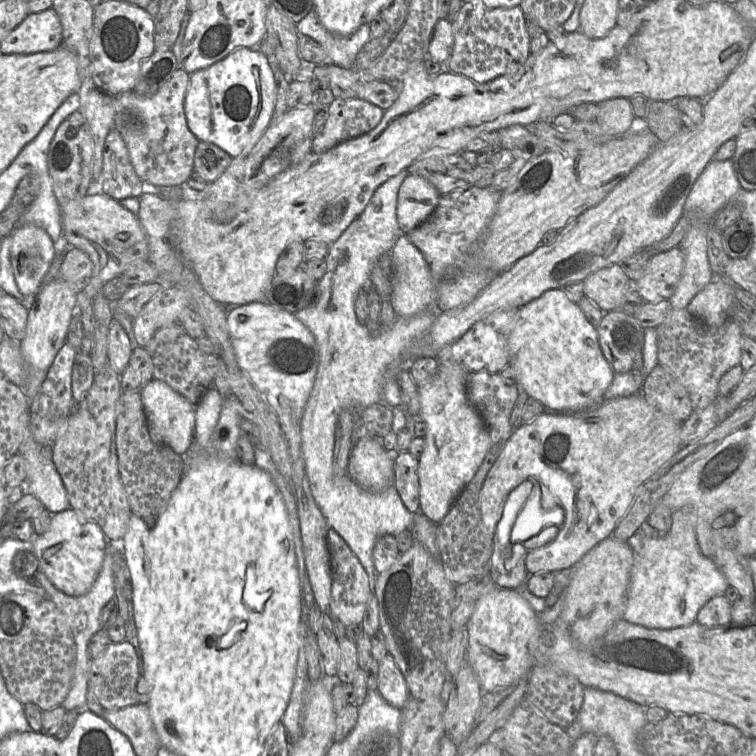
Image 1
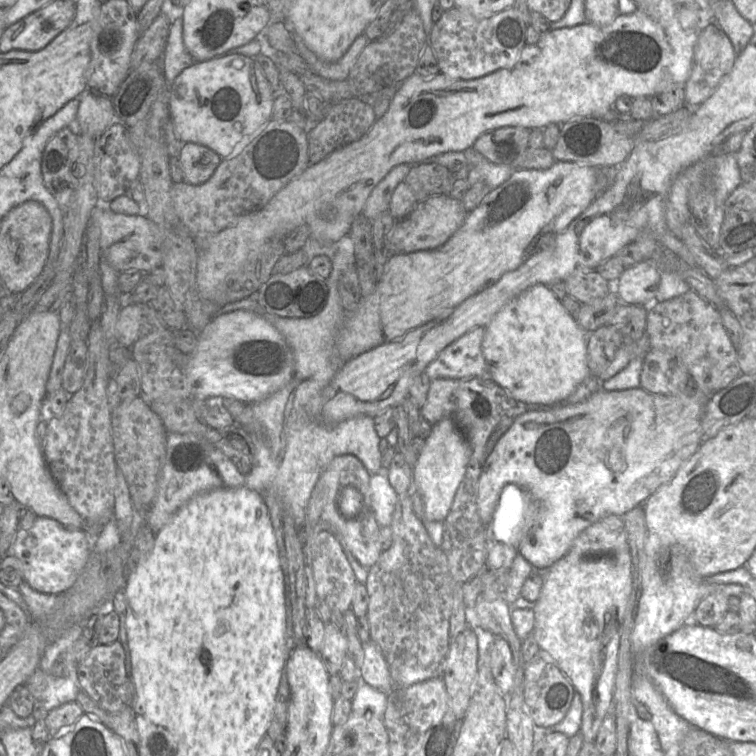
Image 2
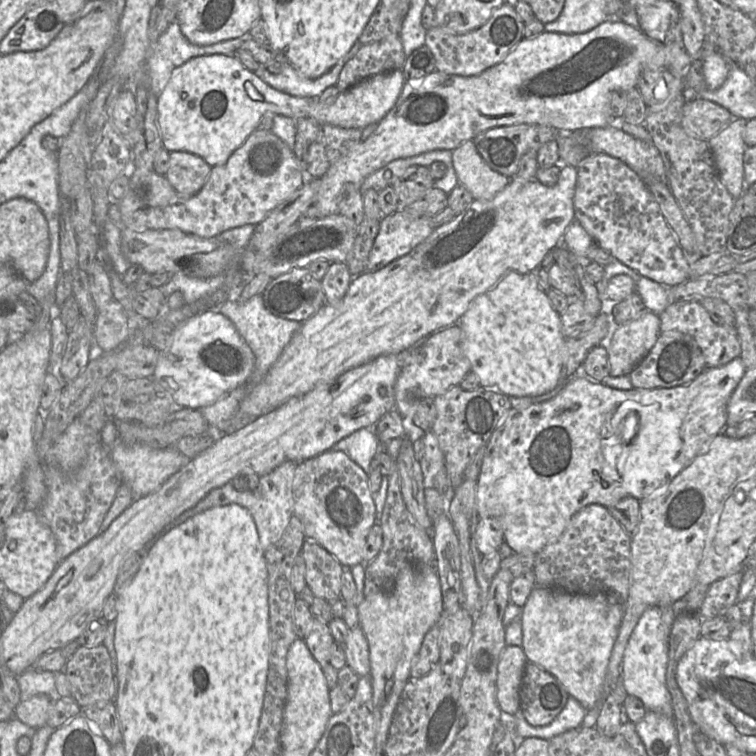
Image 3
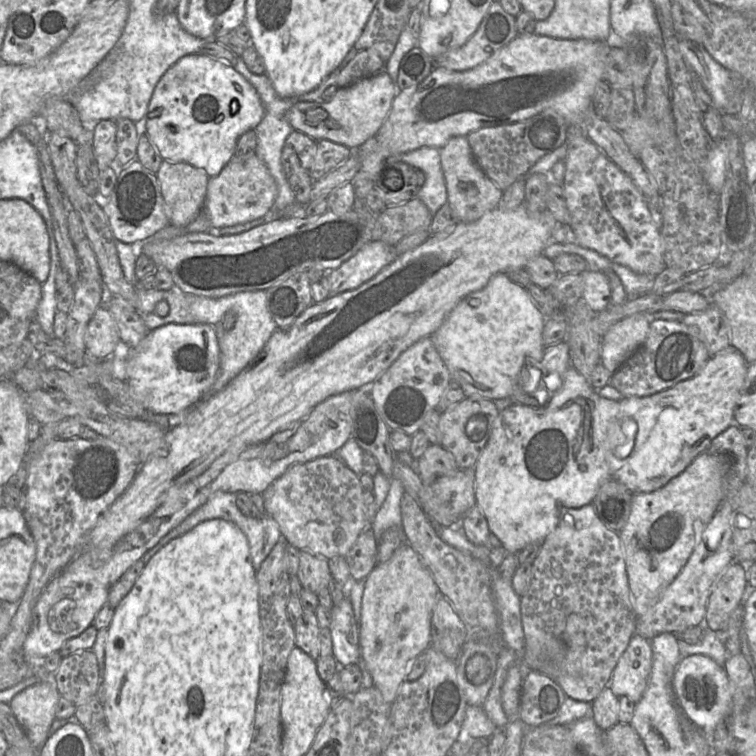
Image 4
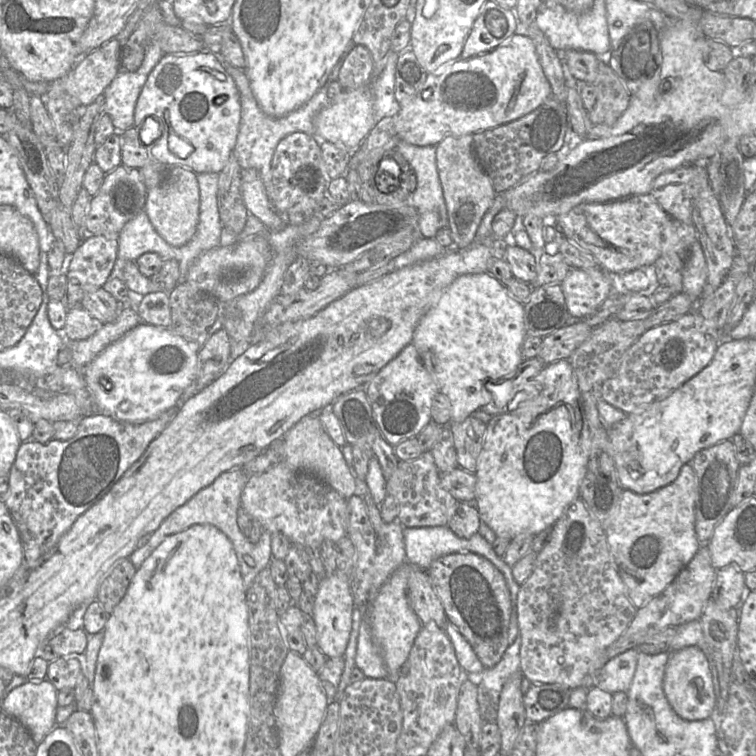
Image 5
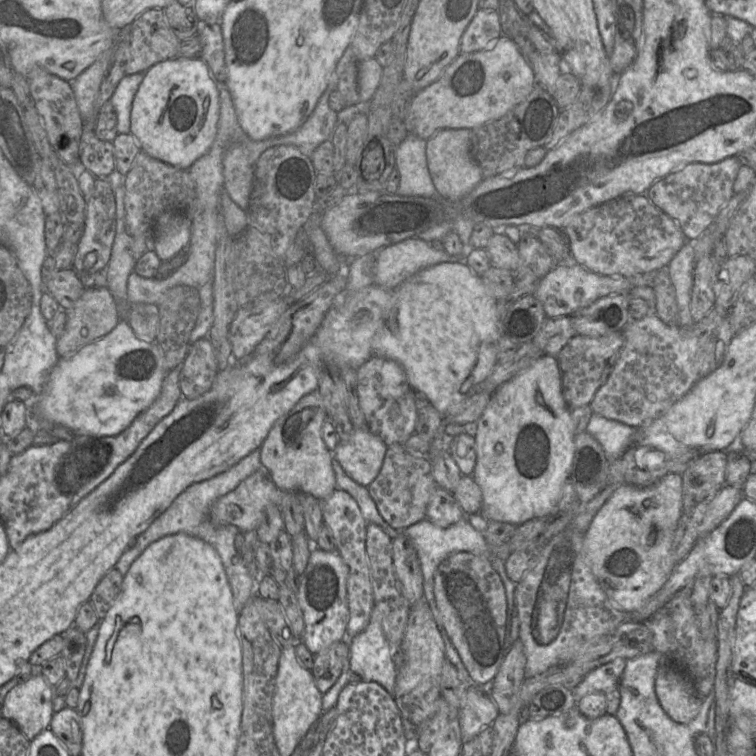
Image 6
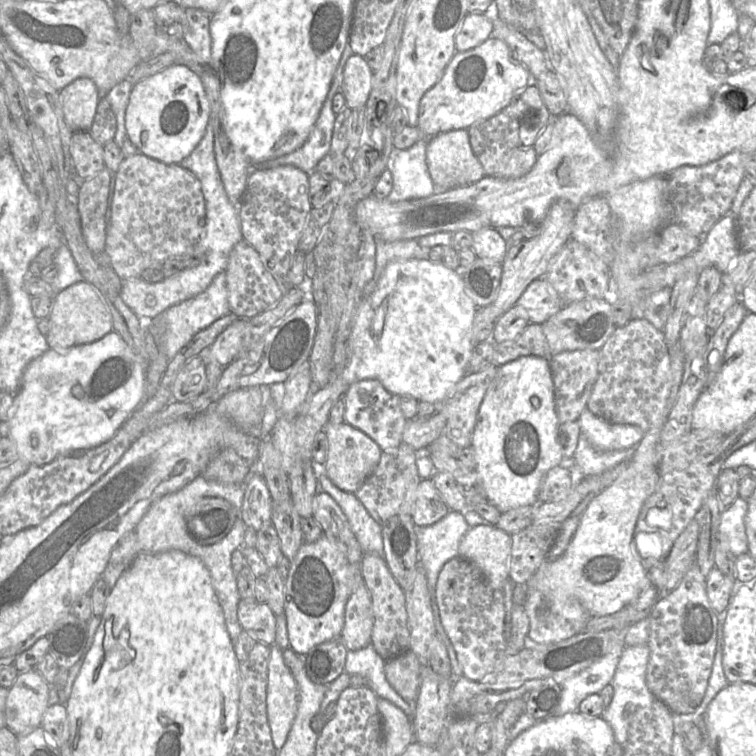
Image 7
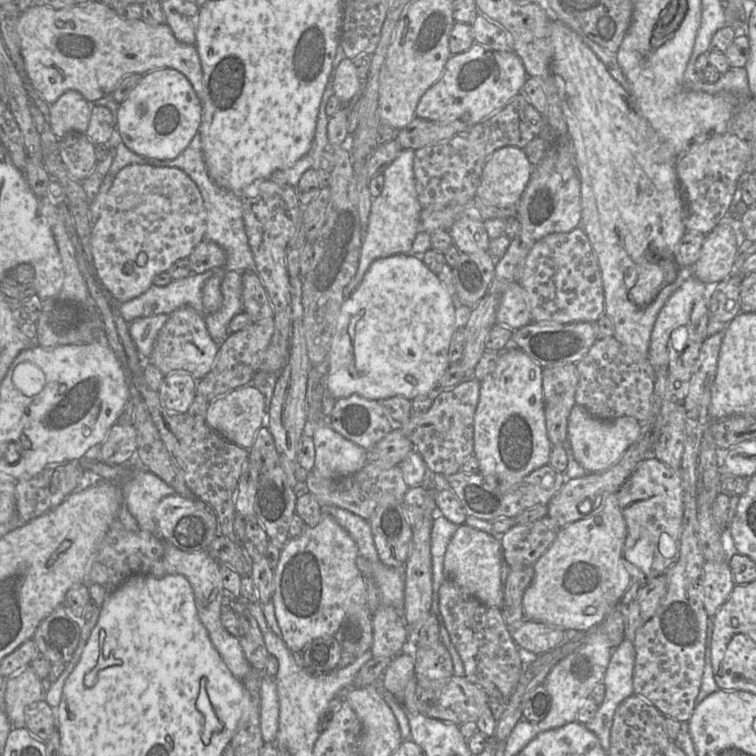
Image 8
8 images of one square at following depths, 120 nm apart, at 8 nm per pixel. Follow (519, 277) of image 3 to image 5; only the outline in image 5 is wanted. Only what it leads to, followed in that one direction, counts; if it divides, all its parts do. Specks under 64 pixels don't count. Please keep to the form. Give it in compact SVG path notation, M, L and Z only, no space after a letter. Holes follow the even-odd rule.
M480 272L460 275L446 288L437 304L418 323L411 343L439 392L449 398L452 405L450 421L461 422L491 401L488 383L509 376L523 361L521 347L525 336L523 303L512 297L501 281L487 272Z

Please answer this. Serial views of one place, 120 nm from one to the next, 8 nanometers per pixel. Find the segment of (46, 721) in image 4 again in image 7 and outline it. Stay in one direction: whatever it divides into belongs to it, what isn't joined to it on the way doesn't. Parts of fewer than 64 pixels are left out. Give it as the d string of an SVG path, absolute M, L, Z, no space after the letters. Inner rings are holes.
M36 669L20 672L6 698L6 725L16 734L24 735L41 727L49 706L51 684Z

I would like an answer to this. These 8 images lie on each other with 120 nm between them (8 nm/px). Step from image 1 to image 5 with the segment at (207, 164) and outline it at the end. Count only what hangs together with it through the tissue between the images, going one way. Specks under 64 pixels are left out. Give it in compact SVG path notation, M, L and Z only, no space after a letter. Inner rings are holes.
M166 166L161 183L147 190L144 207L153 228L171 246L181 247L196 232L199 221L200 192L197 174L184 166Z

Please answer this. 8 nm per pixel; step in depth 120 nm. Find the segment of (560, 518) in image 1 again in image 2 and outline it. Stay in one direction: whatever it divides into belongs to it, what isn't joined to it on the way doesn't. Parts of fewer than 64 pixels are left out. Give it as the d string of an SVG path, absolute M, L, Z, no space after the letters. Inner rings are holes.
M510 484L502 490L492 516L492 524L494 538L498 544L503 543L505 549L518 548L529 505L534 505L534 502L521 487Z

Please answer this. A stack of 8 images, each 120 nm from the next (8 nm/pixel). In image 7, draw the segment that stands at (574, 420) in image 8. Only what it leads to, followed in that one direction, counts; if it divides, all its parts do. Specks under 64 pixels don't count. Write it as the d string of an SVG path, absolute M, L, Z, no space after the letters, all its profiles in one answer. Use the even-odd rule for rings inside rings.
M587 407L577 420L581 434L599 451L636 447L644 435L644 431L636 425L608 422L593 414Z

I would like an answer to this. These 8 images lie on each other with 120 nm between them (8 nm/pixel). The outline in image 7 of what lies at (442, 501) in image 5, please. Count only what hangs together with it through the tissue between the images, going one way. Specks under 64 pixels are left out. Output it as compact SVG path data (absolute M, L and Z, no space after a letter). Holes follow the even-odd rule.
M405 444L396 449L382 451L374 471L354 492L369 514L381 526L392 516L398 514L411 515L416 490L422 480L416 464L417 457L418 451Z

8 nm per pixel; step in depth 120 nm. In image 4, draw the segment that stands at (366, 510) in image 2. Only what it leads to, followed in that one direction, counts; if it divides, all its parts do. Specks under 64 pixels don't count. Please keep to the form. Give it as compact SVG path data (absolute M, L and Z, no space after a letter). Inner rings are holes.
M334 454L292 465L262 492L265 510L278 523L282 537L298 550L326 559L345 557L359 535L369 526L363 494L360 476Z

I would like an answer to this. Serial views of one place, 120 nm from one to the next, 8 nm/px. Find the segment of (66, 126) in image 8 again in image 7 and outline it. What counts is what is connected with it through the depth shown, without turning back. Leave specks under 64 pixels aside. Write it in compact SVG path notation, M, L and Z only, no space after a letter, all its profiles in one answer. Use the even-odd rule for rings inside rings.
M80 77L60 91L60 101L66 125L74 132L89 131L100 99L90 78Z

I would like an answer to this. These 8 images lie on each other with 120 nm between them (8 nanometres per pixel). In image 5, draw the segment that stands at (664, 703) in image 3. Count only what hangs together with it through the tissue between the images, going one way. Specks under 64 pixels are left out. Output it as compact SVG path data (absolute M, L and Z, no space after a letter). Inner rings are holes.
M631 648L609 660L596 675L594 687L610 694L619 691L627 693L636 671L638 656L638 650Z

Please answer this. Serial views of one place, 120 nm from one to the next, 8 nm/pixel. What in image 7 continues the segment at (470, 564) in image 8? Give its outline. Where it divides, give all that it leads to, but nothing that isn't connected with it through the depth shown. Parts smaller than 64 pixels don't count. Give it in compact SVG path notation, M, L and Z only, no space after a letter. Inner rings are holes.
M492 524L470 527L459 545L459 555L474 563L488 584L501 589L509 578L512 538Z

